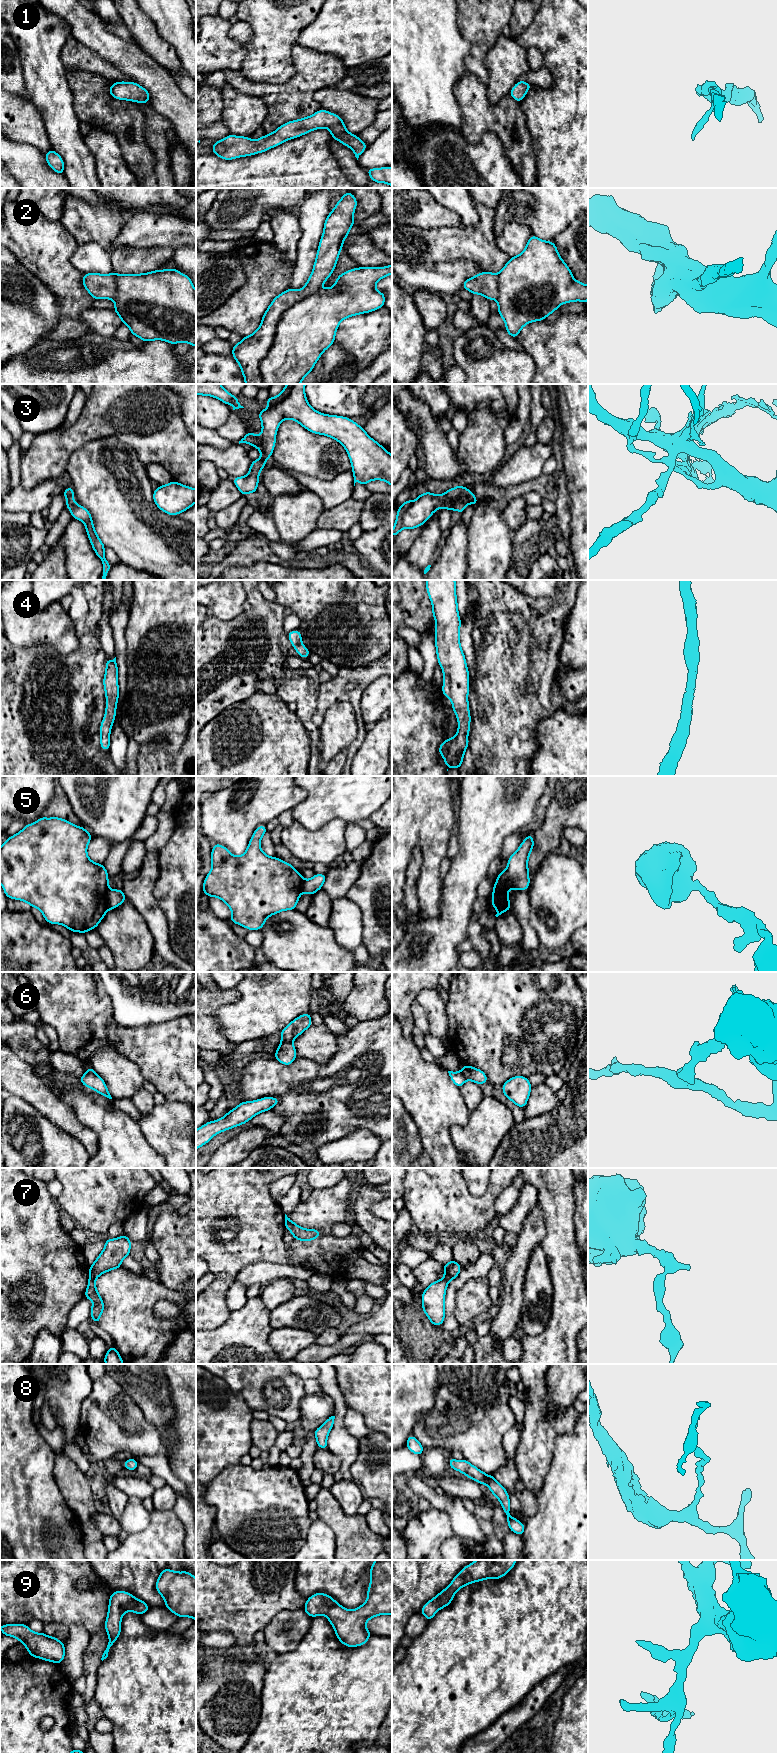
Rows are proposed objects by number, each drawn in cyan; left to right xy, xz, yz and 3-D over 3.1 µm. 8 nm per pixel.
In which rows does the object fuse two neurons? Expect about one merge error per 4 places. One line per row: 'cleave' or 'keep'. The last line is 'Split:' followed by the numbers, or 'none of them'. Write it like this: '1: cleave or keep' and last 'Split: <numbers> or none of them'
1: keep
2: cleave
3: keep
4: keep
5: cleave
6: cleave
7: cleave
8: keep
9: keep
Split: 2, 5, 6, 7

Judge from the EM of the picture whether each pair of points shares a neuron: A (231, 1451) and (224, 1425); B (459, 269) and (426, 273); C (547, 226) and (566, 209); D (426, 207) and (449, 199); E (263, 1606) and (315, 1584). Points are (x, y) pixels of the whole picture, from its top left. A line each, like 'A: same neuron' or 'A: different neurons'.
A: same neuron
B: same neuron
C: same neuron
D: different neurons
E: different neurons

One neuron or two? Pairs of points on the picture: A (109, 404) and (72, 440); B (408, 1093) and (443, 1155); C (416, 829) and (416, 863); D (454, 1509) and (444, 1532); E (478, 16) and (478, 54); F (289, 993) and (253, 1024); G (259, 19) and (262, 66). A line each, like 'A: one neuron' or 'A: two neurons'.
A: one neuron
B: one neuron
C: two neurons
D: two neurons
E: one neuron
F: one neuron
G: one neuron

